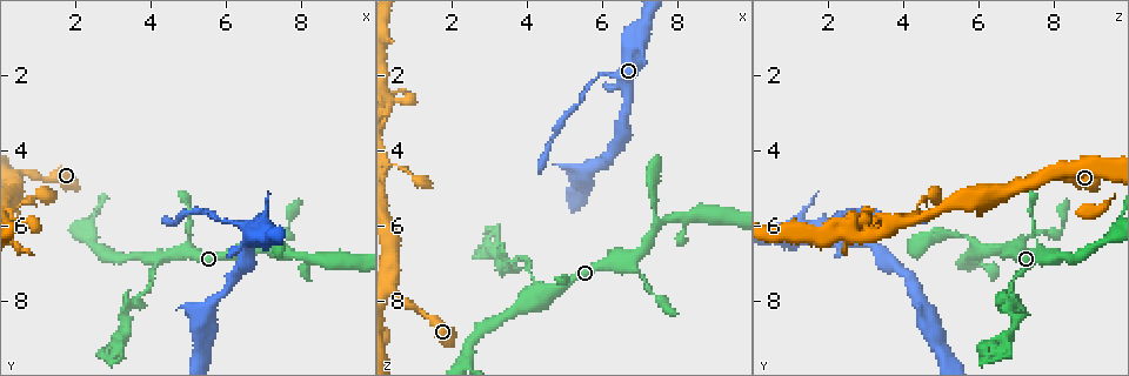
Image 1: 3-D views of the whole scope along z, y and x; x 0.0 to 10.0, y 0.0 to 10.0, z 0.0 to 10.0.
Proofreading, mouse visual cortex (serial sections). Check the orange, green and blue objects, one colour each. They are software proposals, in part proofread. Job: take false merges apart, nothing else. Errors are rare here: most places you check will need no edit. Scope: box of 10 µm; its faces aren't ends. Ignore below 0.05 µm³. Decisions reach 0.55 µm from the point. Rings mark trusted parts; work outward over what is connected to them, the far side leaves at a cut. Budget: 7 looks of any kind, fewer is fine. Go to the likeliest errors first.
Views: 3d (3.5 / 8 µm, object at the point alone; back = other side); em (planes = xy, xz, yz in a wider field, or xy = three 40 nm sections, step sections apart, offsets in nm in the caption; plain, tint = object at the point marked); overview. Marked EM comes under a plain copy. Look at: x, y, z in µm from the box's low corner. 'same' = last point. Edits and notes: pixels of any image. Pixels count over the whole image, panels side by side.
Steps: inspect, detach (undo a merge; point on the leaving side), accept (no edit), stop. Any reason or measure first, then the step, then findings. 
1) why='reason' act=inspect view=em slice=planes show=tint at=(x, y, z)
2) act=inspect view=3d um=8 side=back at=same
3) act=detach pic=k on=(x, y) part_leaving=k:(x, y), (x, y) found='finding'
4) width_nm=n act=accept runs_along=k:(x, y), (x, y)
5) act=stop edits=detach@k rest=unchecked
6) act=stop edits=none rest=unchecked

why='two arms in line, one across' act=inspect view=3d um=3.5 at=(4.35, 6.85, 7.75)

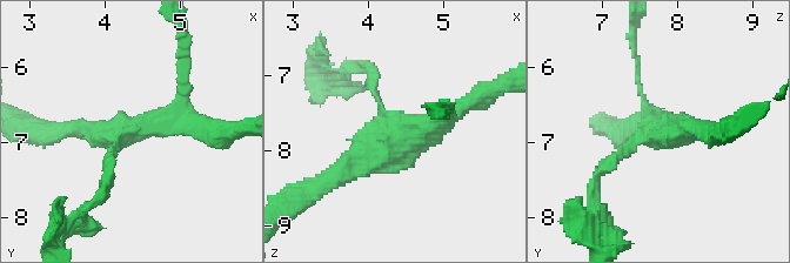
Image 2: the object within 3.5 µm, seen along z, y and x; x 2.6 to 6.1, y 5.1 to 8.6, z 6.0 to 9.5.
arms=3 arm_widths_nm=100,250,300 why='need the tissue' act=inspect view=em slice=xy step=3 show=tint at=(4.25, 6.85, 7.75)

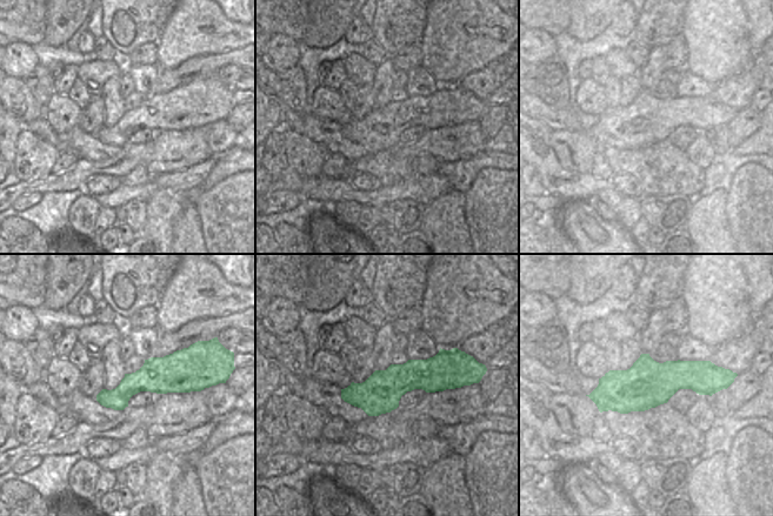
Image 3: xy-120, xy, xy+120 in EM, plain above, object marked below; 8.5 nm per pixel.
act=inspect view=em slice=planes show=tint at=same

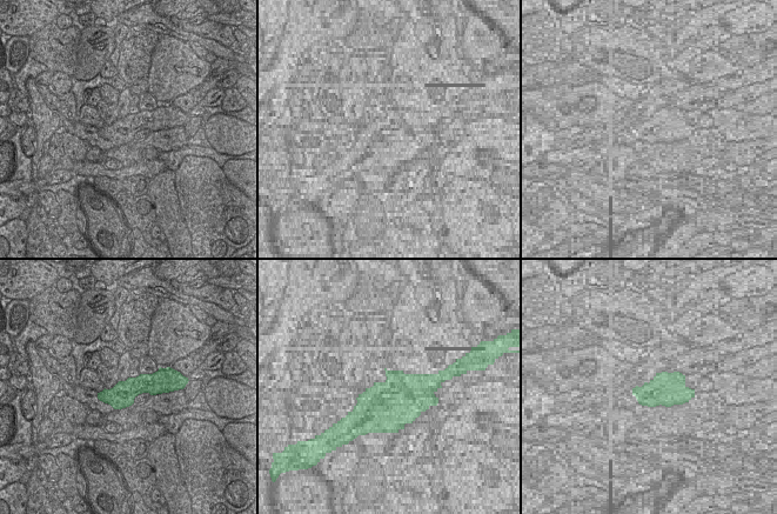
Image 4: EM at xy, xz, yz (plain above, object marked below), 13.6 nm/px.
act=detach pic=2 on=(596, 175) part_leaving=2:(627, 152), (591, 188), (609, 231) found='a second cell is stuck on'

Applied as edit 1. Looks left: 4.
why='narrows sharply' act=inspect view=3d um=3.5 at=(0.65, 5.35, 4.45)

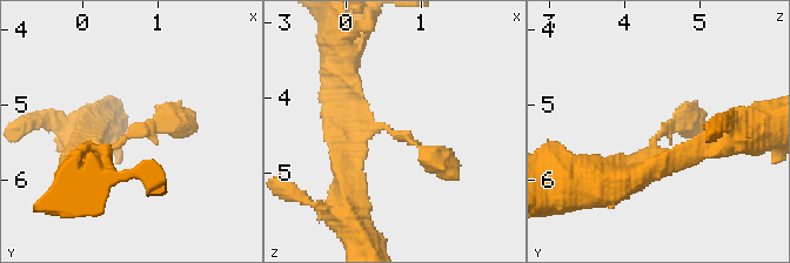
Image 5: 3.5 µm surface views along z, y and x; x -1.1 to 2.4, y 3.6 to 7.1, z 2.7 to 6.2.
act=inspect view=em slice=xy step=3 show=tint at=(0.65, 5.35, 4.50)

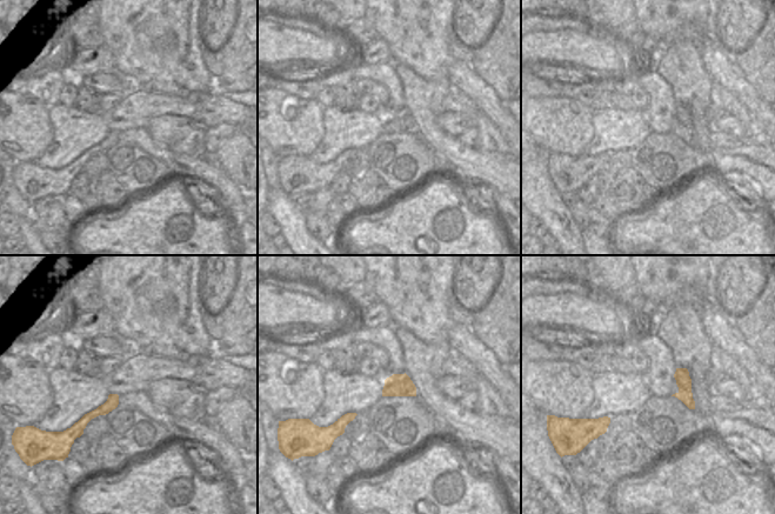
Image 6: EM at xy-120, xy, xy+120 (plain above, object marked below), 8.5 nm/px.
why='cut it another way' act=inspect view=em slice=planes show=tint at=same

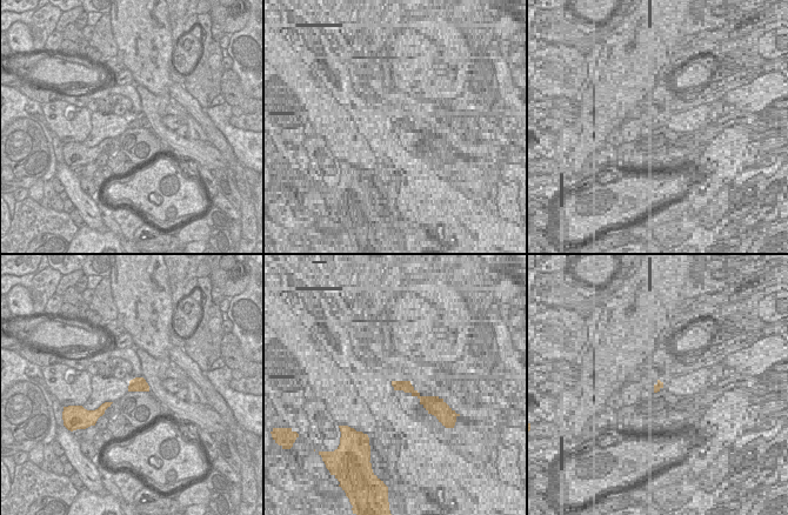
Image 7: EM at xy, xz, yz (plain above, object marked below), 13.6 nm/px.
act=accept runs_along=5:(84, 153), (193, 116) found='continuous, no second cell'

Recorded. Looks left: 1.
act=stop edits=detach@2 rest=unchecked

